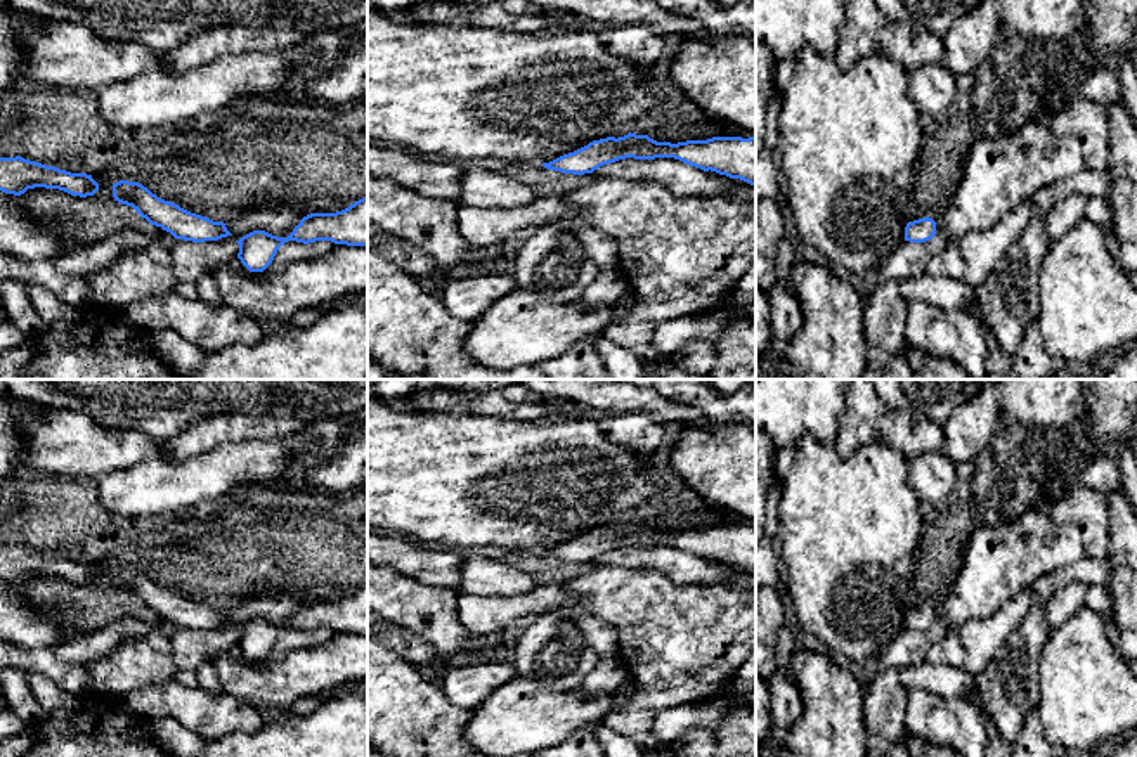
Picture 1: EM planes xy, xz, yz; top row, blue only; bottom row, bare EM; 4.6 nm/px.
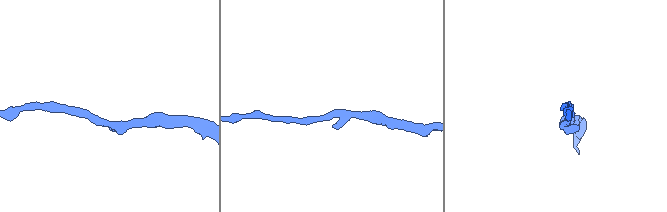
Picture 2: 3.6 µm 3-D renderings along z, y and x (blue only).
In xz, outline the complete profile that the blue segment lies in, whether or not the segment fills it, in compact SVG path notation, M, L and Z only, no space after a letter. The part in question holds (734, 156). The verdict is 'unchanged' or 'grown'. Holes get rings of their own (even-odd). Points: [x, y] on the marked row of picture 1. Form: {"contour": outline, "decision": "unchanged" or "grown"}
{"contour": "M648 135L607 137L563 154L544 168L584 175L619 159L674 158L704 171L716 171L756 185L756 137L712 137L707 140L657 142Z", "decision": "unchanged"}

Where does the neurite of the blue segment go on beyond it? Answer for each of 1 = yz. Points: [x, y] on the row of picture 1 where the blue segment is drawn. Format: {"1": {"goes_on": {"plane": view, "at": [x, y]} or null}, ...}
{"1": {"goes_on": null}}

